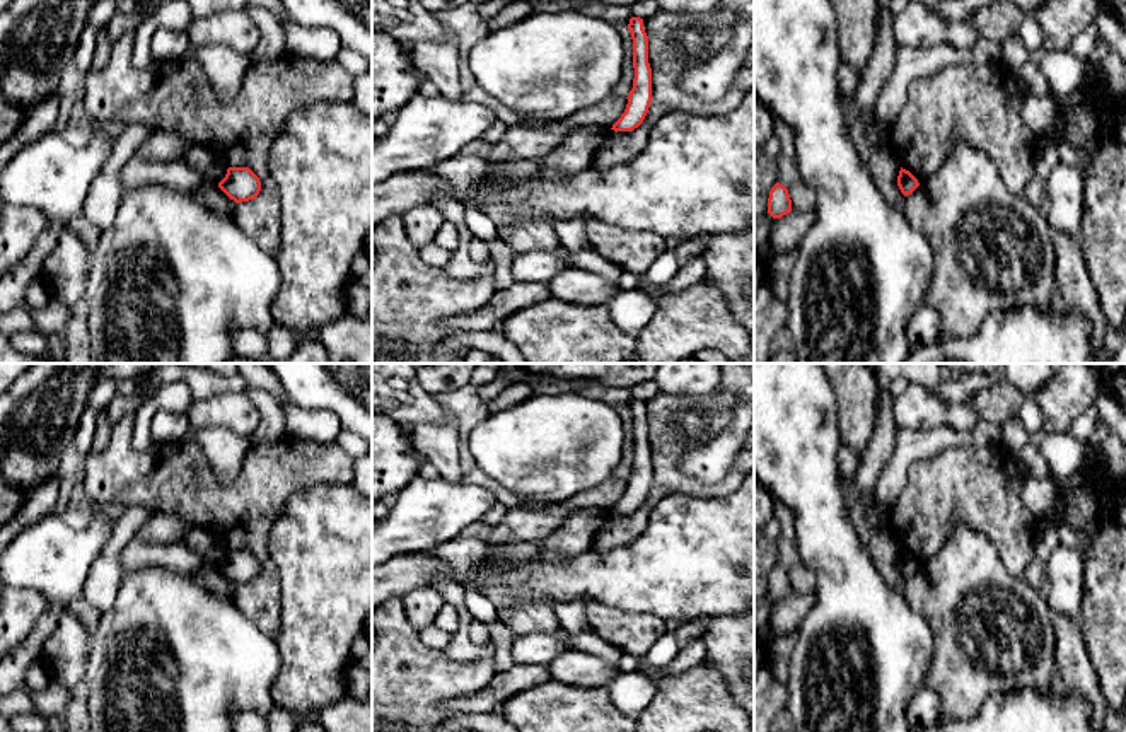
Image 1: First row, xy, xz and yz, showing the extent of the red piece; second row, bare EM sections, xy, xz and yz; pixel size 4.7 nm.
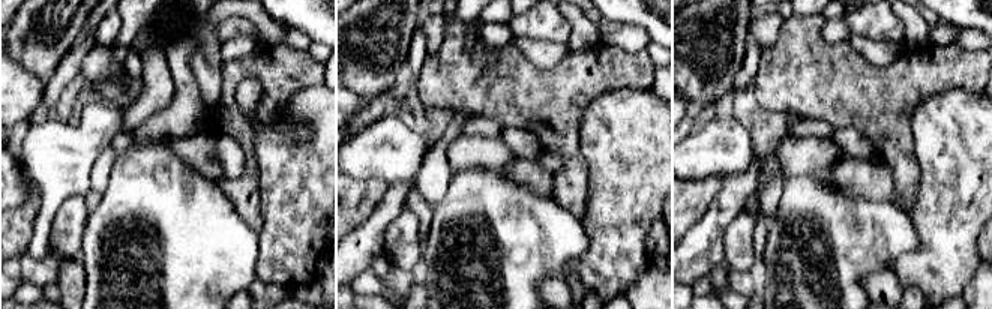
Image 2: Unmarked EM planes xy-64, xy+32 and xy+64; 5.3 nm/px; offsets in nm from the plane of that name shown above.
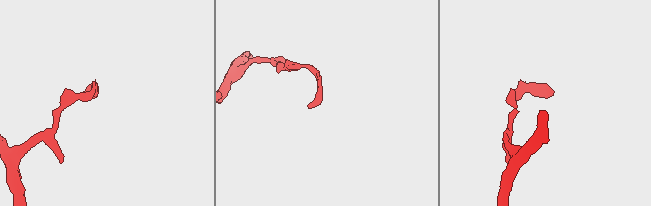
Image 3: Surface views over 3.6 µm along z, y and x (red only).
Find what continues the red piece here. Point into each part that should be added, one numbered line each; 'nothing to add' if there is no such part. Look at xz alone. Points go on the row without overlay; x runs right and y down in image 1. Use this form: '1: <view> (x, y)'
nothing to add

